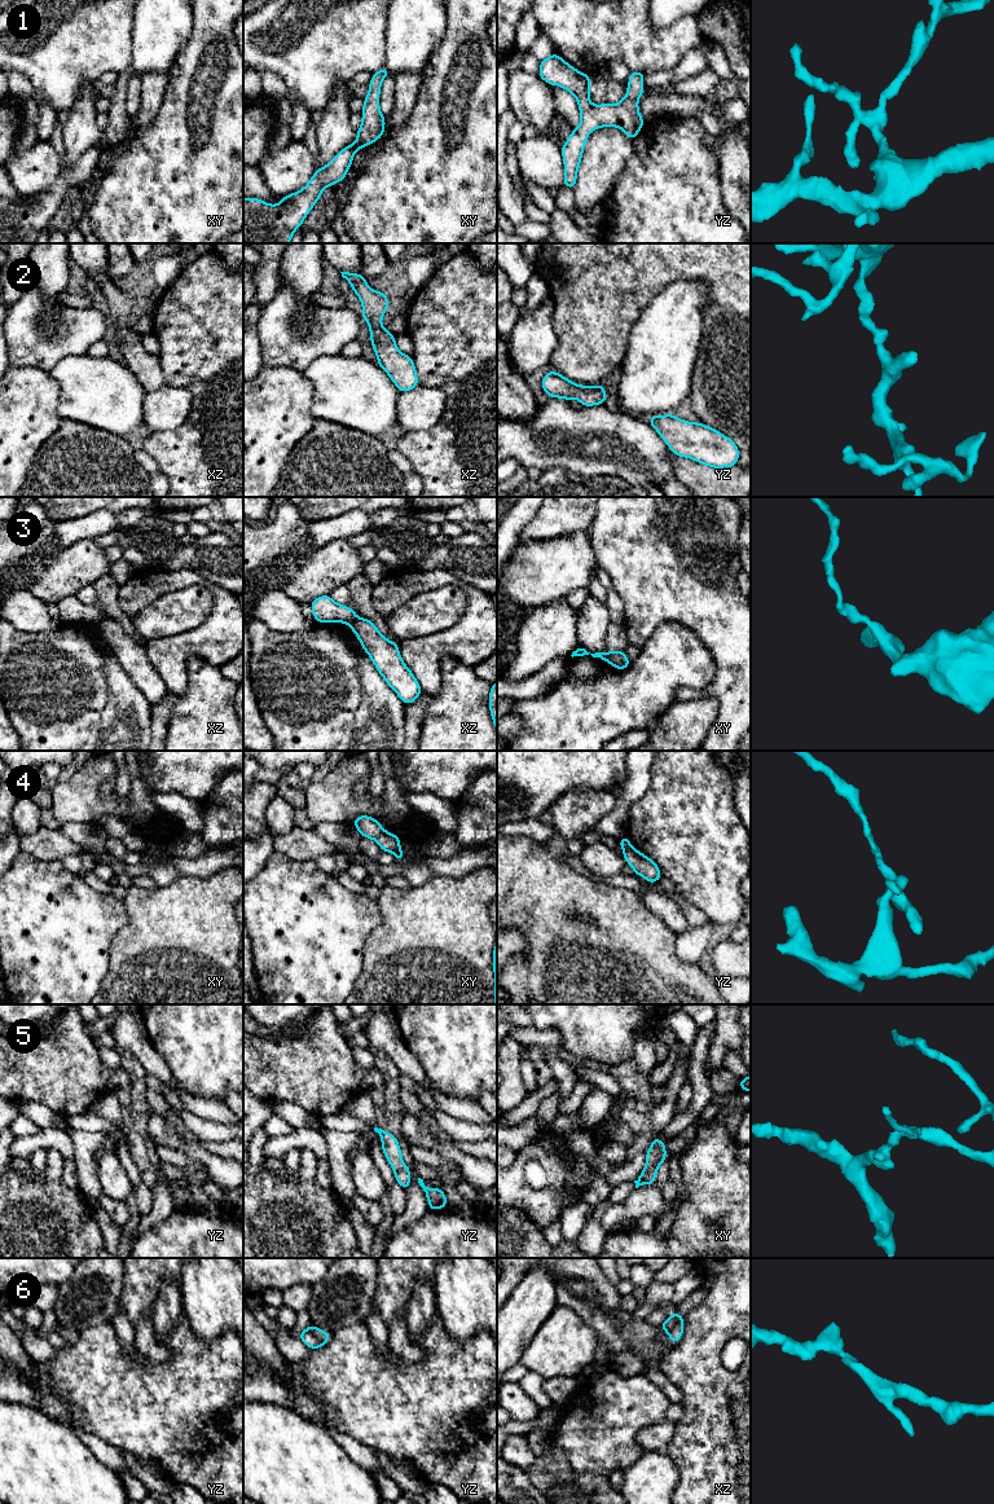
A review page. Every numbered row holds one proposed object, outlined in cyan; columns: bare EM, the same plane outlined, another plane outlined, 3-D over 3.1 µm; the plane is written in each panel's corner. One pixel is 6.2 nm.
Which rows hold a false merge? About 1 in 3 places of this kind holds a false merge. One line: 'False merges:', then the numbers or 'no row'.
False merges: 3, 4, 6

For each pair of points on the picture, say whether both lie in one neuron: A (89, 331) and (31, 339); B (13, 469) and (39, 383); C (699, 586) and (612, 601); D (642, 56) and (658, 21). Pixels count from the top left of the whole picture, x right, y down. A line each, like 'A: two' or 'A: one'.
A: one
B: one
C: two
D: two

